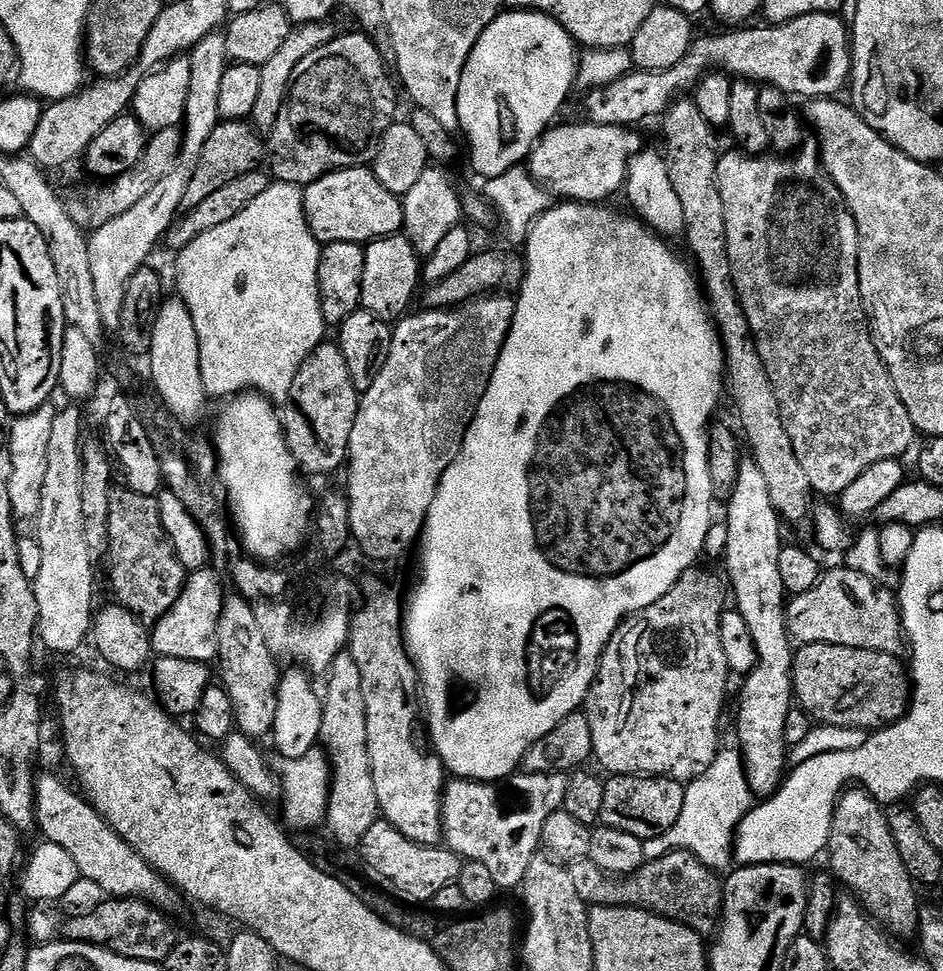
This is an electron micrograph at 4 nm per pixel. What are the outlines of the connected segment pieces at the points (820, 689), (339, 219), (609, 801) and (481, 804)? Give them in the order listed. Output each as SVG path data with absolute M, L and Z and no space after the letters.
M805 644L797 647L792 662L792 690L794 700L813 721L829 728L859 728L879 730L895 724L908 712L912 699L909 669L900 656L891 656L878 650L858 650L850 646Z
M371 167L343 168L337 172L326 174L318 178L313 184L303 189L304 213L306 222L314 234L314 238L321 245L338 242L354 242L361 246L374 240L381 240L383 236L395 236L404 227L404 205L401 197L396 196L382 182L378 182L375 171Z
M609 775L604 780L606 795L602 801L602 814L600 819L603 827L614 830L626 830L626 834L634 834L639 840L658 838L678 822L678 814L682 814L685 785L678 780L671 780L669 776L617 776Z
M516 774L503 782L452 778L445 783L442 802L444 840L465 861L477 860L494 874L497 889L519 889L530 862L541 851L539 837L550 814L561 811L566 798L565 774Z

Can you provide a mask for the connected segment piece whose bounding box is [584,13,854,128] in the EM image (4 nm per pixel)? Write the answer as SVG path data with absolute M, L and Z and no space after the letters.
M810 13L802 17L794 17L792 21L786 21L785 24L773 24L771 26L763 26L764 28L748 28L752 26L740 26L735 30L728 30L732 32L720 32L717 36L704 36L693 39L690 50L686 54L686 58L682 58L682 62L678 62L678 66L670 66L670 70L662 70L661 72L642 72L633 70L628 75L618 78L612 84L603 84L601 88L593 88L587 93L588 96L584 100L584 108L588 111L587 119L593 124L601 124L602 126L614 126L615 128L628 128L629 126L636 126L632 124L640 124L647 116L663 117L668 109L681 99L682 94L688 94L695 89L696 85L709 75L713 70L720 74L727 74L732 78L739 78L741 80L750 80L760 86L771 86L778 88L783 92L788 93L789 97L796 98L796 96L804 96L803 98L836 98L841 95L844 84L849 83L852 75L852 65L854 63L852 58L852 37L850 35L850 28L847 23L839 15L833 13Z

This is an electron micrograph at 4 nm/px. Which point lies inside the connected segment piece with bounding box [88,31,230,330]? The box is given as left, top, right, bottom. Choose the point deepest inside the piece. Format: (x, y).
(119, 248)

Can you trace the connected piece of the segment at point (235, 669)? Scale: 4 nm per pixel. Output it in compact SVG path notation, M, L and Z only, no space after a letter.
M239 594L224 597L216 627L216 650L220 664L219 683L230 694L230 702L234 702L235 731L257 742L263 742L267 736L269 739L276 727L282 667L276 661L277 653L261 633L261 627L254 618L253 605Z

